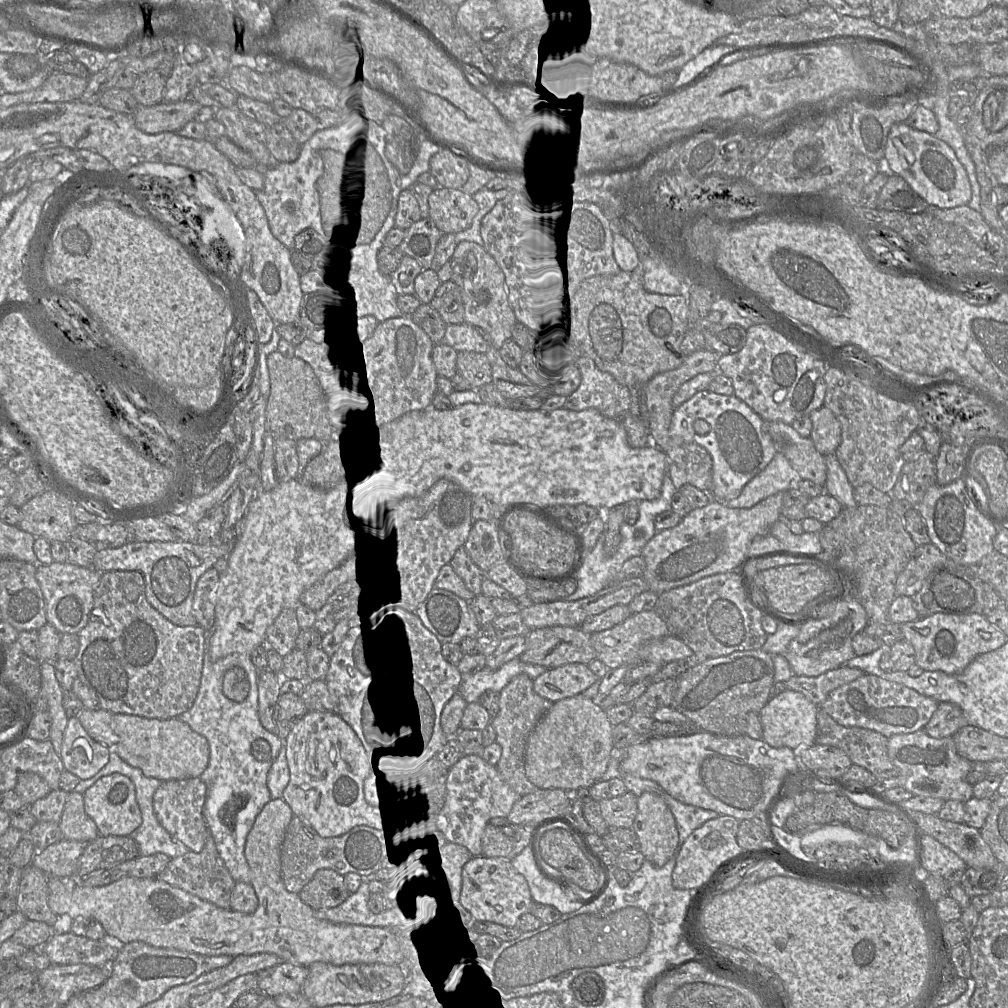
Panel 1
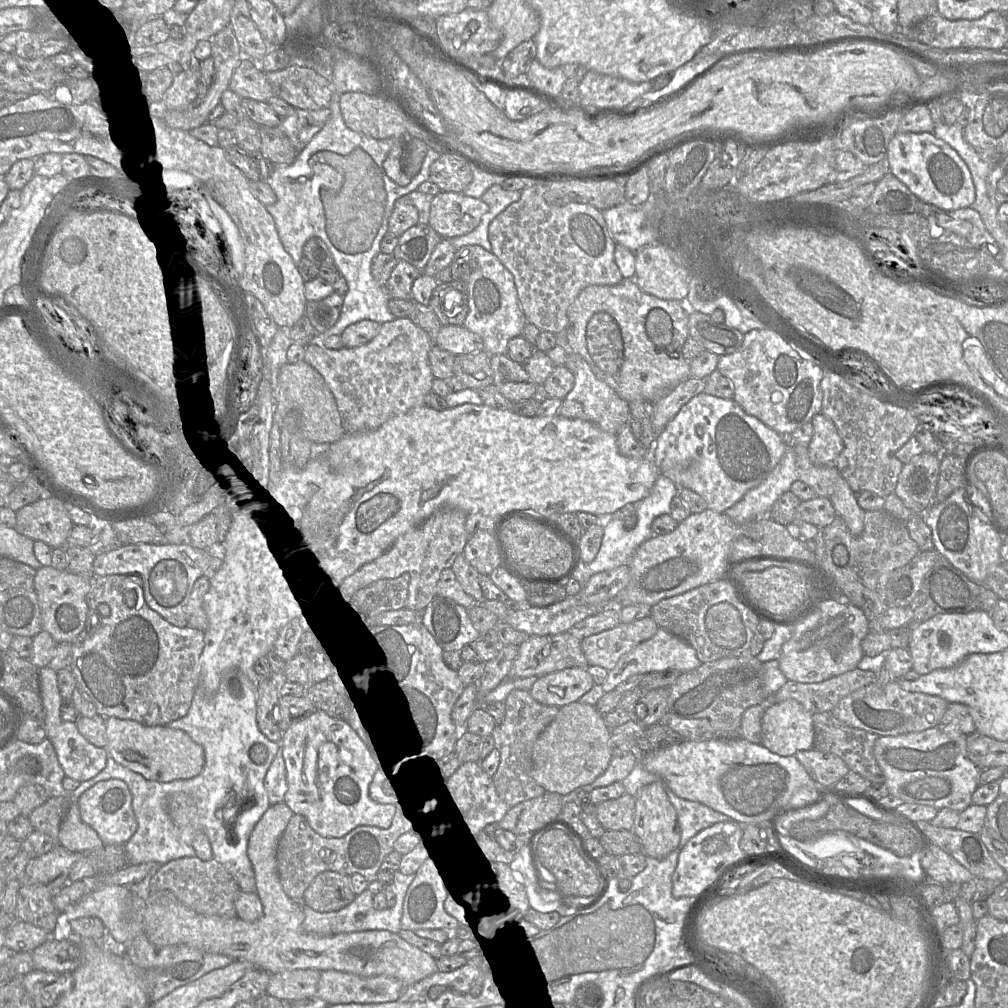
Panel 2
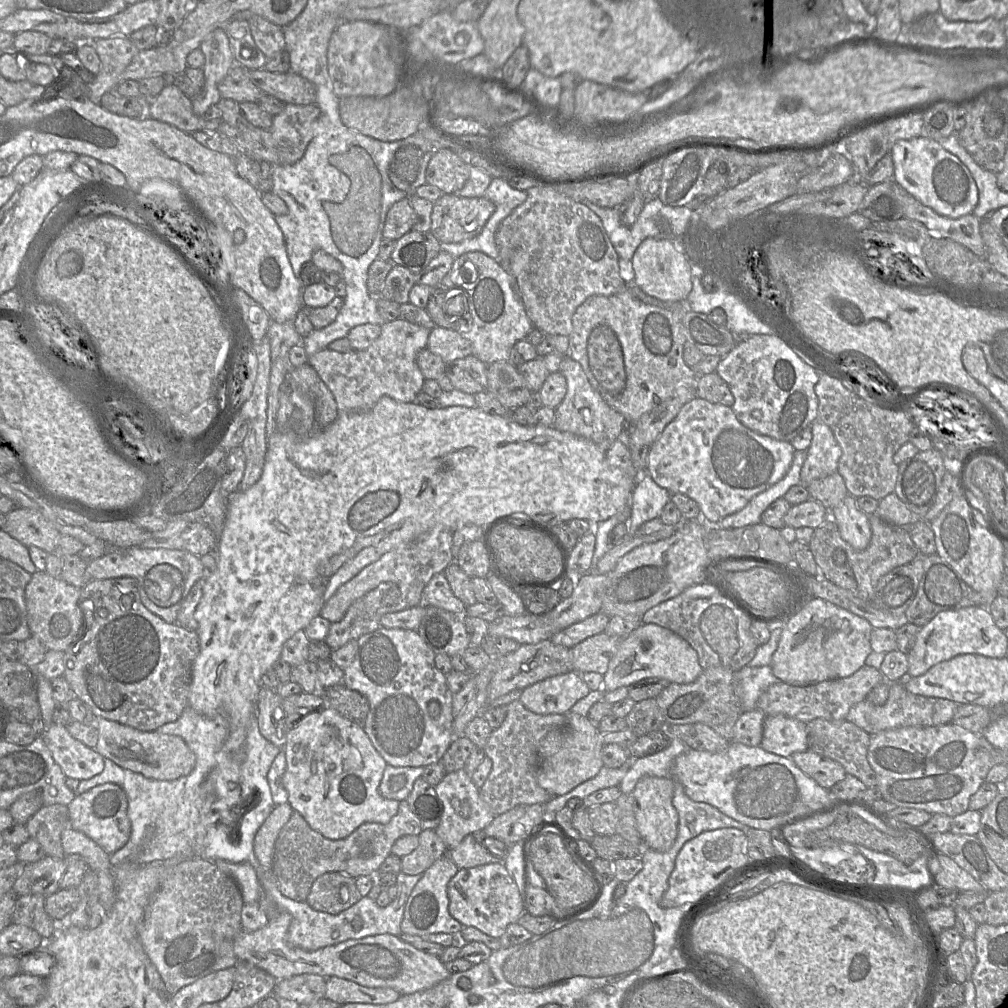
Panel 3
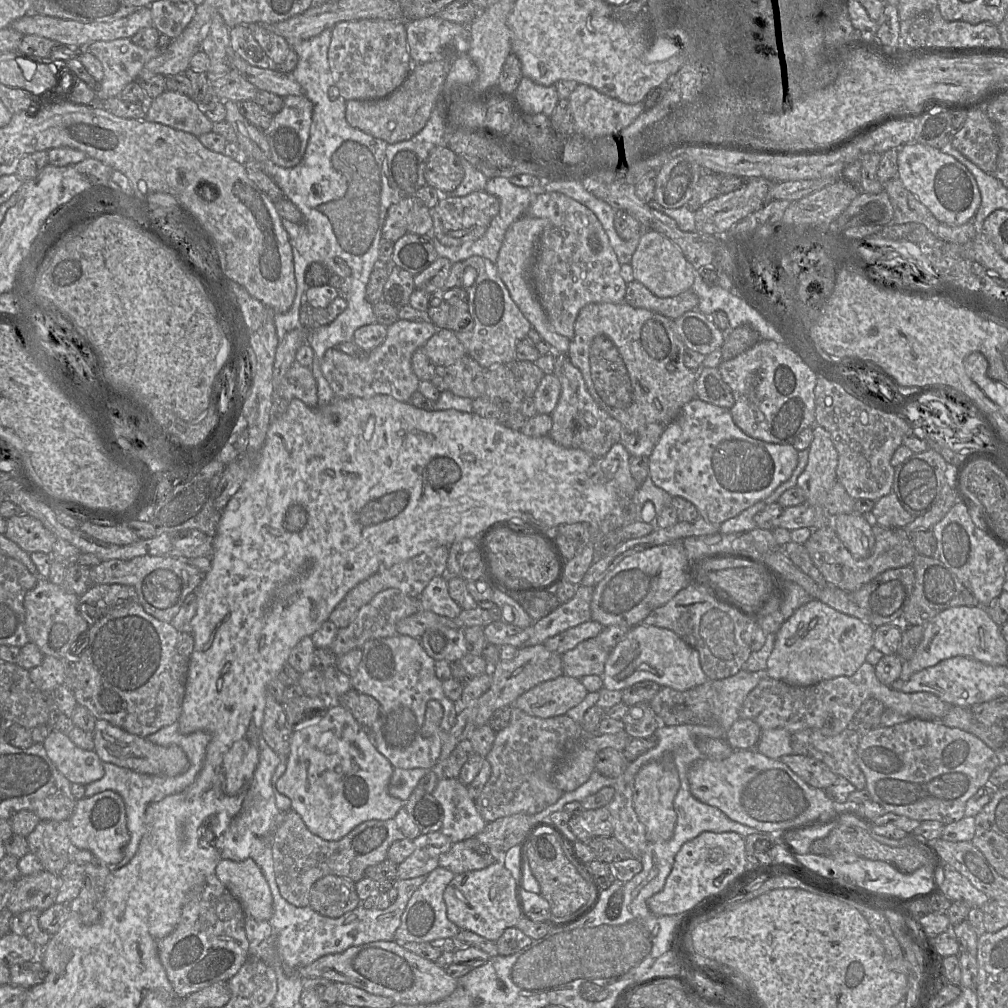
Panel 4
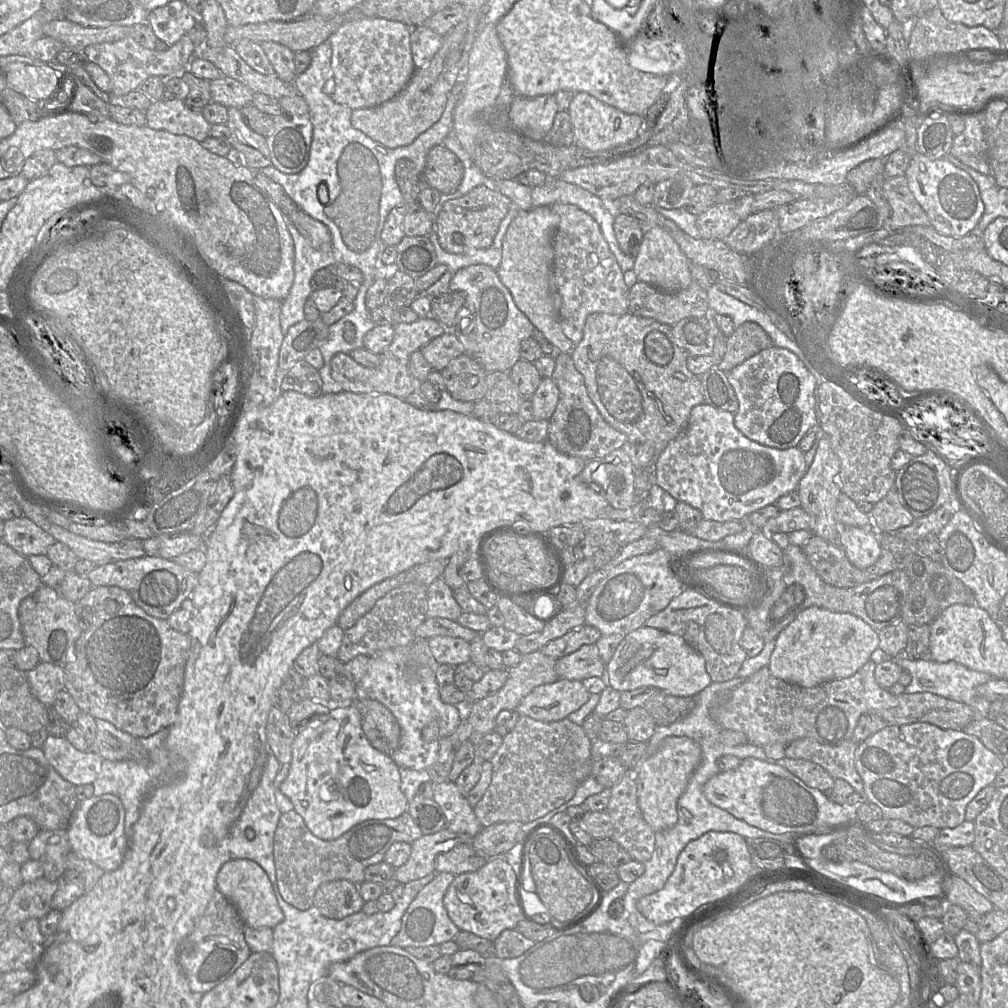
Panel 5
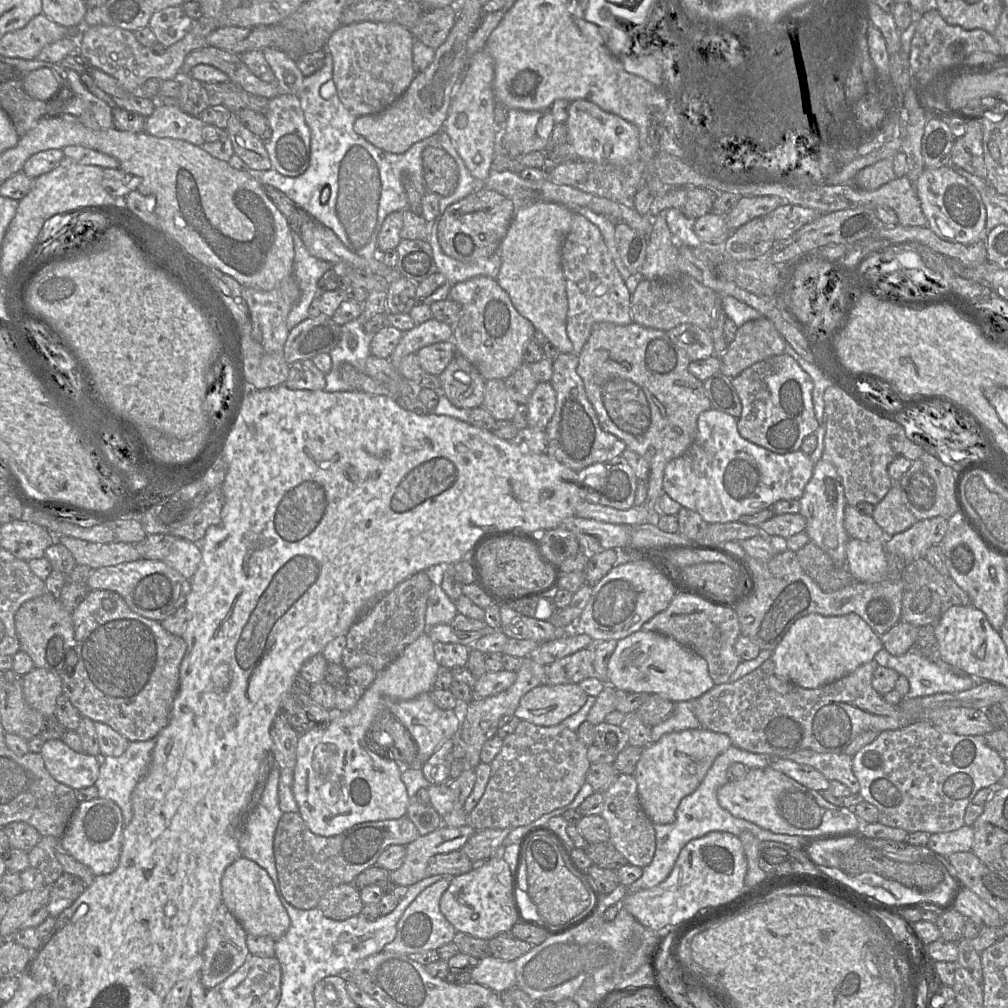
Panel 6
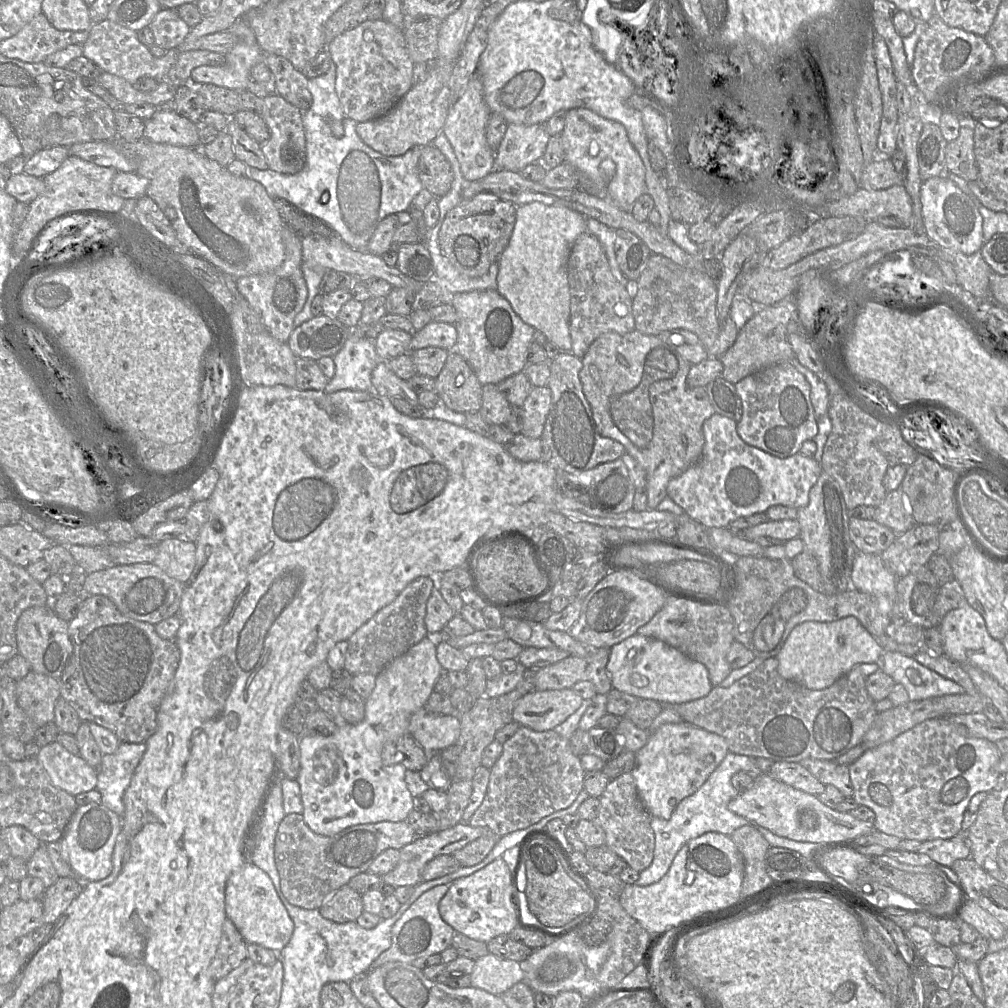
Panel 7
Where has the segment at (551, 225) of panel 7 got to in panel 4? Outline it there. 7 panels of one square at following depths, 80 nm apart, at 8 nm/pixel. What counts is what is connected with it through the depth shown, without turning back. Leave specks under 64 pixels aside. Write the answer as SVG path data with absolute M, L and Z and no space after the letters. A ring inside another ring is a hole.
M526 215L521 216L513 222L506 231L502 247L498 254L496 267L498 275L507 287L512 300L532 327L536 329L543 340L553 347L554 353L568 354L570 340L558 334L551 326L531 282L531 267L534 263L541 233L546 226L546 219Z

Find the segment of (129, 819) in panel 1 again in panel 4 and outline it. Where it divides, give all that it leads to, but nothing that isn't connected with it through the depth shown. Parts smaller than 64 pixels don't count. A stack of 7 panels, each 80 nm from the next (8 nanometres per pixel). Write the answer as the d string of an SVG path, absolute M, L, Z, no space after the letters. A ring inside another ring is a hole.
M106 790L78 800L69 818L69 839L73 847L89 851L105 865L114 867L119 864L129 841L126 808L122 797L114 791Z

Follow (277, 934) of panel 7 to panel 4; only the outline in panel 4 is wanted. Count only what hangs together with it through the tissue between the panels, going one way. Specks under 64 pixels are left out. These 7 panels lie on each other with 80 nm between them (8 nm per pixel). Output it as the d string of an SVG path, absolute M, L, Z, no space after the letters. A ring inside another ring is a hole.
M221 859L215 875L243 906L246 916L269 921L273 915L273 900L269 885L252 859L230 861Z

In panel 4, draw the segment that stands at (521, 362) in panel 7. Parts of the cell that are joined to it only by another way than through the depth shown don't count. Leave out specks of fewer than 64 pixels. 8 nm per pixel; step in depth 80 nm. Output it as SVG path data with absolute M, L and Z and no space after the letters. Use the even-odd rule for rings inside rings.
M472 256L453 263L444 287L446 289L459 287L468 294L468 307L474 327L469 332L455 332L466 350L466 355L484 369L496 365L511 365L517 360L517 343L527 337L532 325L512 300L507 287L498 275L496 264L480 256Z

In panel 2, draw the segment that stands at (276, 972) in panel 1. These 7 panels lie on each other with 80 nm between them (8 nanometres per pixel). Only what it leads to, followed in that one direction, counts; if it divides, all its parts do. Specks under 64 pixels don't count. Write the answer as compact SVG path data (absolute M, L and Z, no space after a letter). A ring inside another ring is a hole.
M297 969L271 974L266 994L284 1002L315 996L320 973L314 969Z

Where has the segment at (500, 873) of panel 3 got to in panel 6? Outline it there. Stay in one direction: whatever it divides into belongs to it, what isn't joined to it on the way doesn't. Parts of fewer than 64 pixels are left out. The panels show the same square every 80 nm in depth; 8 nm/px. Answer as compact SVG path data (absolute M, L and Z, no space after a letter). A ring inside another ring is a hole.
M494 855L465 874L454 876L440 898L440 910L456 931L490 940L498 934L510 932L521 920L511 889L511 869L500 856Z

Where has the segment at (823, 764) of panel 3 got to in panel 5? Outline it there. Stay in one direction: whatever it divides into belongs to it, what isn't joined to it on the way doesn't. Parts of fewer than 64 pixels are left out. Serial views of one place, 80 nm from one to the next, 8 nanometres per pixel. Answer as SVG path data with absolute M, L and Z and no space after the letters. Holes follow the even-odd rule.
M784 757L778 759L776 764L811 788L824 792L834 786L835 779L825 769L811 761Z

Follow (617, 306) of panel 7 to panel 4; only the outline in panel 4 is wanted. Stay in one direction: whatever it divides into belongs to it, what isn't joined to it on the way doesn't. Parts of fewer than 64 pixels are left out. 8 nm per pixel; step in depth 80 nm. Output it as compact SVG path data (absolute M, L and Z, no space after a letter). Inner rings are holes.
M558 192L540 194L525 215L547 220L531 267L531 282L551 326L572 340L575 320L584 306L625 302L627 283L620 275L620 263L596 215L574 199Z

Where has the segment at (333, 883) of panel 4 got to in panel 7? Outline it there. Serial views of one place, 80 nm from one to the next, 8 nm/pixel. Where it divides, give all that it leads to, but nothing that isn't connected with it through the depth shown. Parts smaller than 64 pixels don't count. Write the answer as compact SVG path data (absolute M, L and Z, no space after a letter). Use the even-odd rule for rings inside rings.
M346 884L335 891L319 910L324 918L337 923L356 921L364 911L362 895Z

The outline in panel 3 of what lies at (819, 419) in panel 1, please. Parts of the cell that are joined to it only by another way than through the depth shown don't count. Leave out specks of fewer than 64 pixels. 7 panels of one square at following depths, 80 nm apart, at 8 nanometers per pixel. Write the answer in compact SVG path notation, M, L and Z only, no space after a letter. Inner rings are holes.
M816 419L811 424L811 429L811 444L806 450L806 459L800 472L800 484L806 488L813 480L837 472L842 455L841 447L826 424Z

